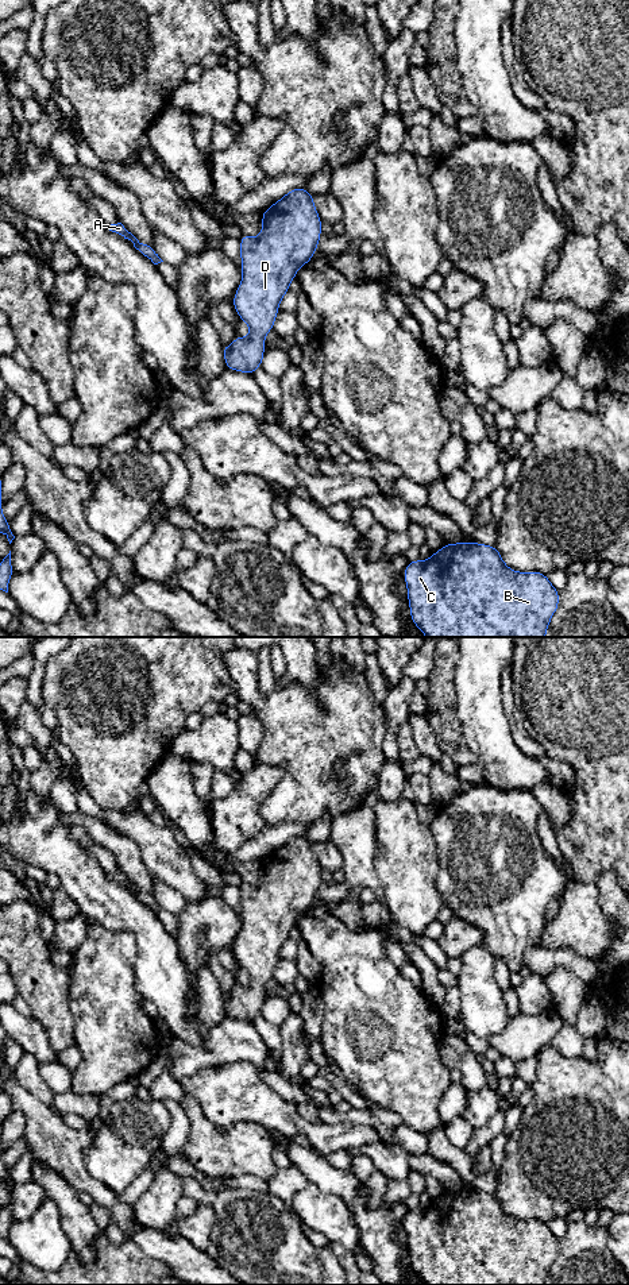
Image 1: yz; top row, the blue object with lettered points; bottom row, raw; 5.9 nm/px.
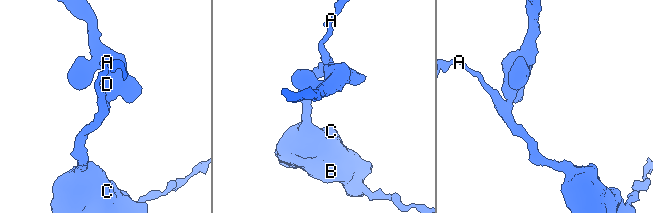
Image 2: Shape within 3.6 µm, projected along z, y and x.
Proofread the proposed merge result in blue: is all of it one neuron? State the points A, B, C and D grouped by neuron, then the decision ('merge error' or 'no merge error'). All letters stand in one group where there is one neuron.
groups A B C D; no merge error

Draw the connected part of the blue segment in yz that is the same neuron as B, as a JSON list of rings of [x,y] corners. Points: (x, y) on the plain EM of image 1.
[[[481,1191],[448,1192],[428,1208],[413,1208],[404,1218],[412,1270],[427,1285],[545,1285],[549,1269],[559,1255],[559,1239],[539,1219],[517,1220],[509,1216],[495,1193]]]

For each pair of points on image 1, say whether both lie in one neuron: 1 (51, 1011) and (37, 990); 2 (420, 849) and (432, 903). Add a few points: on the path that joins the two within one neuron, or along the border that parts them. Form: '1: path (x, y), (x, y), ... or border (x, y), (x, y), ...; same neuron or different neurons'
1: path (50, 1006), (42, 995); same neuron
2: path (419, 863), (419, 890); same neuron

